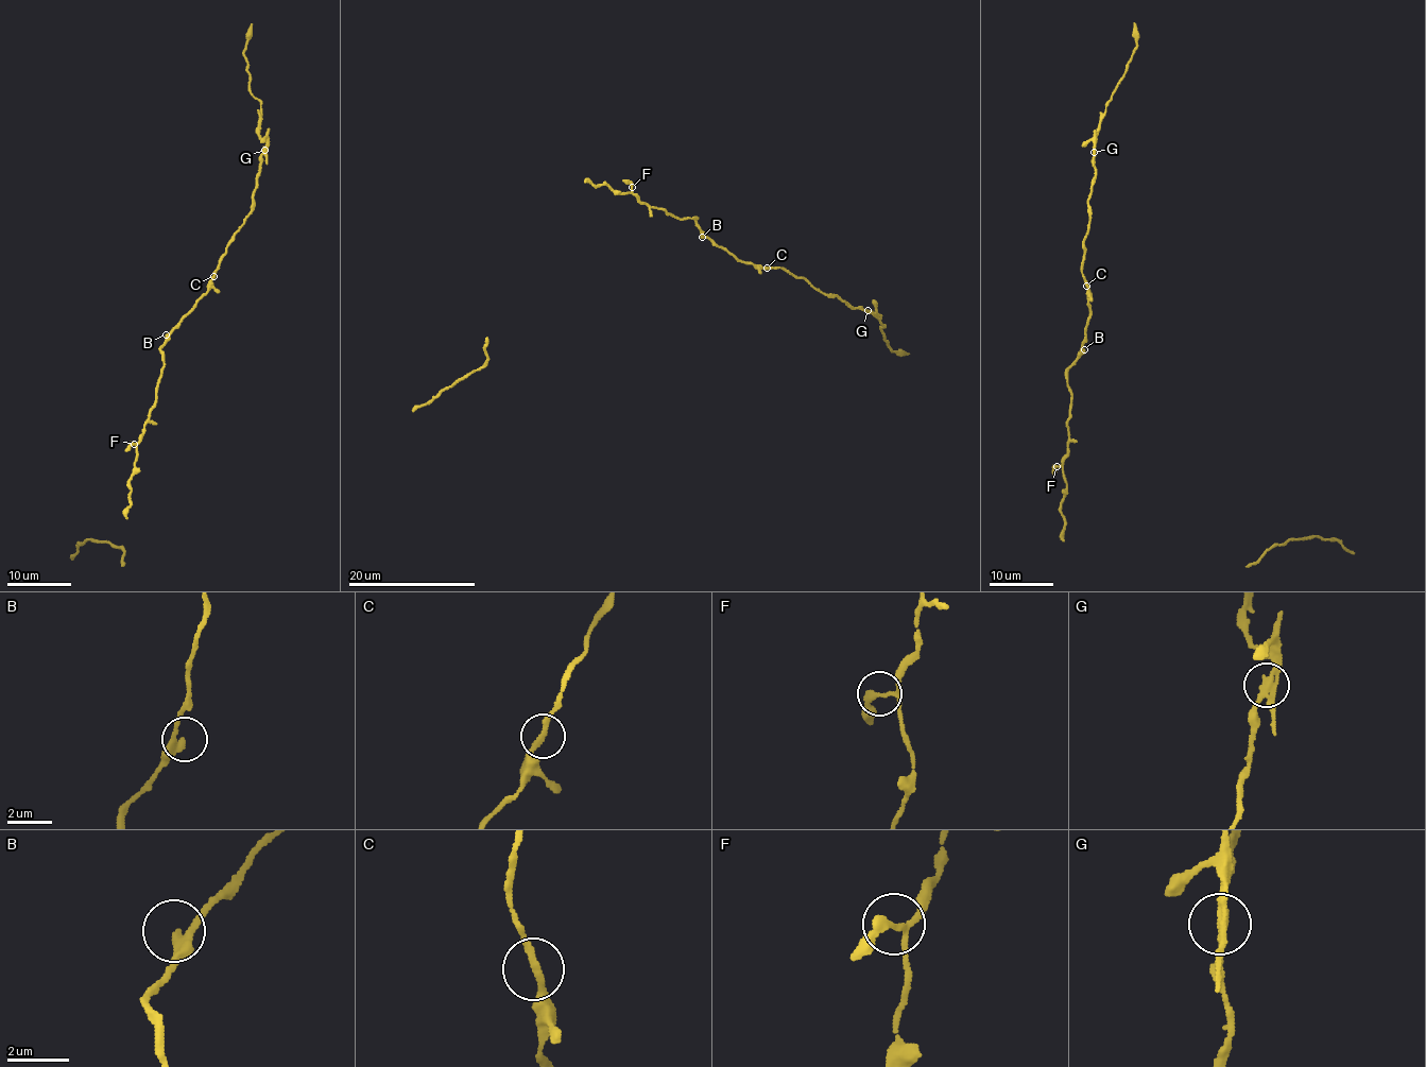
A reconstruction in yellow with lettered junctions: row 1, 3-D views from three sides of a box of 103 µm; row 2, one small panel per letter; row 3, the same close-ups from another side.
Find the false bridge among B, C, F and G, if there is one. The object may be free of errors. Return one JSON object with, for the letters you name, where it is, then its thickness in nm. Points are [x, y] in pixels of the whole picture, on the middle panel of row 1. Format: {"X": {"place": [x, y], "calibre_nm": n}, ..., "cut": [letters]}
{"G": {"place": [868, 310], "calibre_nm": 200}, "cut": ["G"]}

